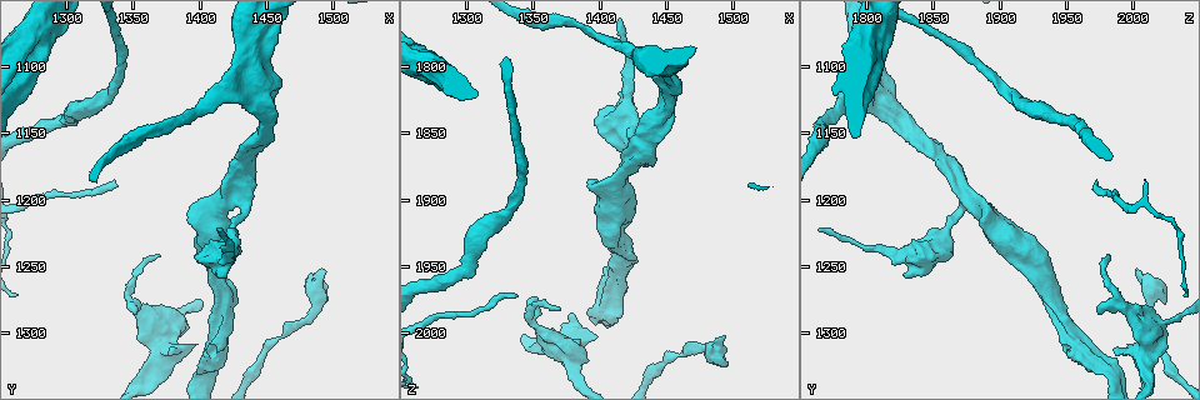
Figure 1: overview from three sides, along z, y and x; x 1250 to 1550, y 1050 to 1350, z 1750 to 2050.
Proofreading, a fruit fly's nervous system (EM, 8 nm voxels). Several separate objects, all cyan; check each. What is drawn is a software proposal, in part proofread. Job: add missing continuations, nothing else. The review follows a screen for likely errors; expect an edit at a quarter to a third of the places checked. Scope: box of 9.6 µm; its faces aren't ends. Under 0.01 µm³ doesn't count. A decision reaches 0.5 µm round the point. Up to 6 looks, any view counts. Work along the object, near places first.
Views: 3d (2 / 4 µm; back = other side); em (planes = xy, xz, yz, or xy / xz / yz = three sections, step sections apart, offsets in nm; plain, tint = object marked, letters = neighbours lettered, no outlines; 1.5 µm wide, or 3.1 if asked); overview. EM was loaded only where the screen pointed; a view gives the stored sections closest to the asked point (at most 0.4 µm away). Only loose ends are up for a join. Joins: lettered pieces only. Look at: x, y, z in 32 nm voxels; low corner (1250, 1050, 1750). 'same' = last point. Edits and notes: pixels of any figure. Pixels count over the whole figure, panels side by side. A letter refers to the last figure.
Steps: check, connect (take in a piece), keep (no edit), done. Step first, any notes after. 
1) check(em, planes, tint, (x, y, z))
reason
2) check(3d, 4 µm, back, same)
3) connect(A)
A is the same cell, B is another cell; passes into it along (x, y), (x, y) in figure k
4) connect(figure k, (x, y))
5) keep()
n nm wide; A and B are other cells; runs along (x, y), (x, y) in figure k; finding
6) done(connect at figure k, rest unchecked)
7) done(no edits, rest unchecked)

check(em, planes, letters, (1336, 1188, 1970))
branch stops here

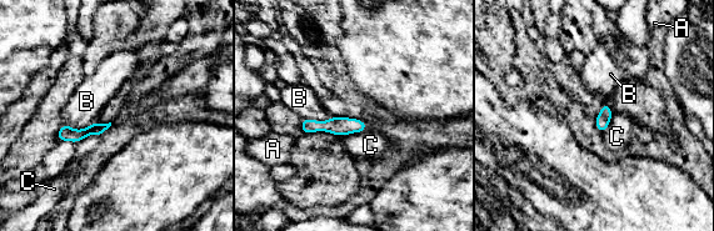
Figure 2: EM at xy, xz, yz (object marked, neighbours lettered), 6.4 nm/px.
keep()
A, B and C are other cells; runs along (363, 125), (304, 126) in figure 2; none of them fits

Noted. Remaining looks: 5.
check(em, planes, tint, (1414, 1260, 1826))
thick end

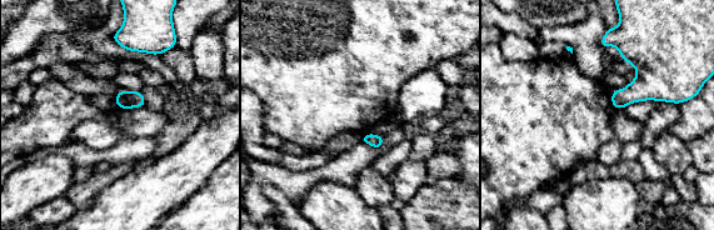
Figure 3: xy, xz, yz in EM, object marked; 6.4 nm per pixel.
check(em, planes, letters, same)

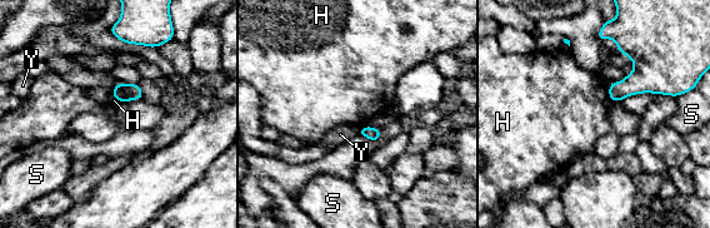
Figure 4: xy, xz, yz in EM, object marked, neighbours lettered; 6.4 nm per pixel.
keep()
H, S and Y are other cells; border along (606, 88), (611, 100) in figure 4; no lettered piece goes on from it

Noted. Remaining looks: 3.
check(3d, 2 µm, (1368, 1240, 1980))
tapers out

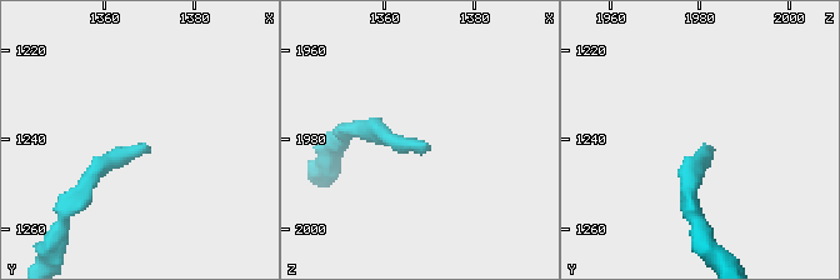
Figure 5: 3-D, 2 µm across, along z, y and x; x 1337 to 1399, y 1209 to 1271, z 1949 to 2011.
check(em, xz, step 8, letters, (1369, 1241, 1981))
now the EM

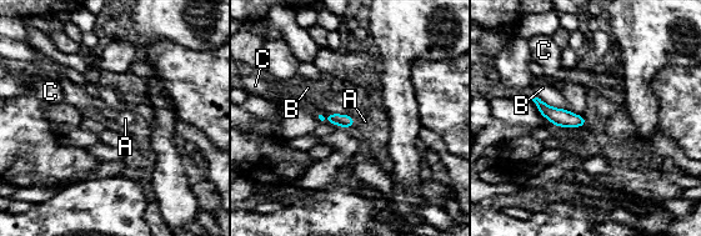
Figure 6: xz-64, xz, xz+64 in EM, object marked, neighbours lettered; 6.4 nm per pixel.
check(em, xy, step 4, letters, same)
another direction

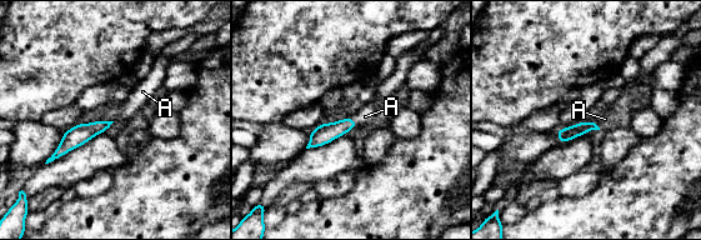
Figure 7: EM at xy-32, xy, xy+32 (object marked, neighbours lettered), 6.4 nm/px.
connect(A)
A is the same cell; passes into it along (324, 134), (354, 121), (365, 116) in figure 7; it goes on there

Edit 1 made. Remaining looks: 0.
done(connect at figure 7, rest unchecked)

